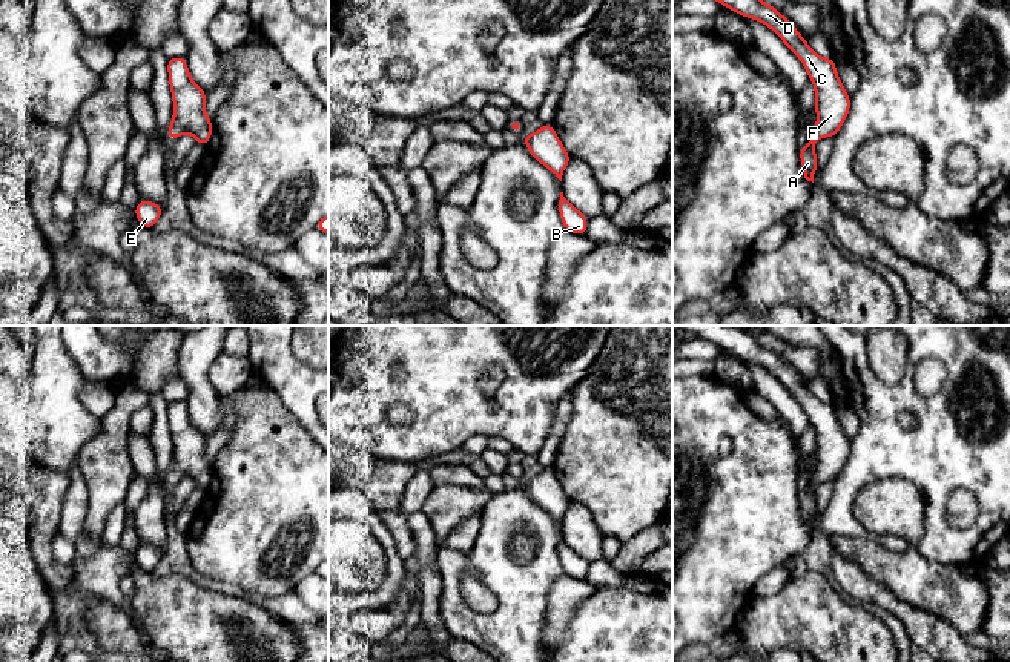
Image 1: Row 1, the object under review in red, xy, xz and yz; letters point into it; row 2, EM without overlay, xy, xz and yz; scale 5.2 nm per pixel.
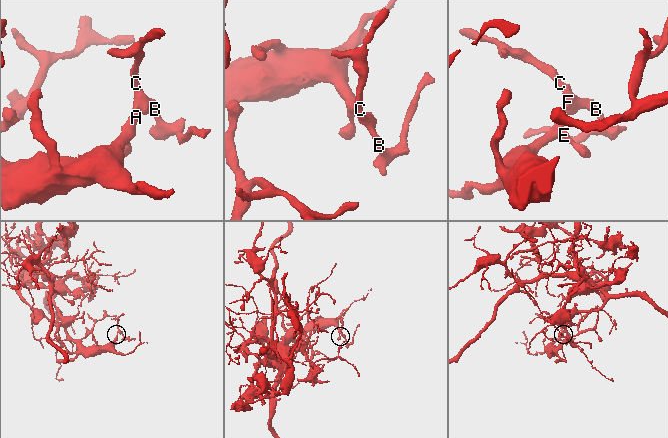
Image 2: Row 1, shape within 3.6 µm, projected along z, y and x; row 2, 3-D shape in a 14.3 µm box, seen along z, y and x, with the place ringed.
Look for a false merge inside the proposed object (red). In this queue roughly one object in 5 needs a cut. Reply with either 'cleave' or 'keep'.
keep

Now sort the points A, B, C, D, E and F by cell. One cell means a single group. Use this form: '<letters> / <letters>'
A B C D E F

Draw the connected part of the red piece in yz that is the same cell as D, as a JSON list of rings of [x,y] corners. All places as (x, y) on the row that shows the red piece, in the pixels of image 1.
[[[763,0],[717,2],[741,17],[749,17],[769,26],[804,65],[815,86],[817,126],[809,143],[800,147],[800,160],[803,163],[804,178],[814,183],[814,174],[818,169],[814,149],[815,141],[824,137],[835,137],[850,109],[850,97],[846,94],[838,78],[835,58],[821,58],[817,55],[795,26]]]

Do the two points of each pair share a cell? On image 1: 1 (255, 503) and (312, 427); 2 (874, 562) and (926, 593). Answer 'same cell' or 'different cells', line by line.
1: different cells
2: same cell

